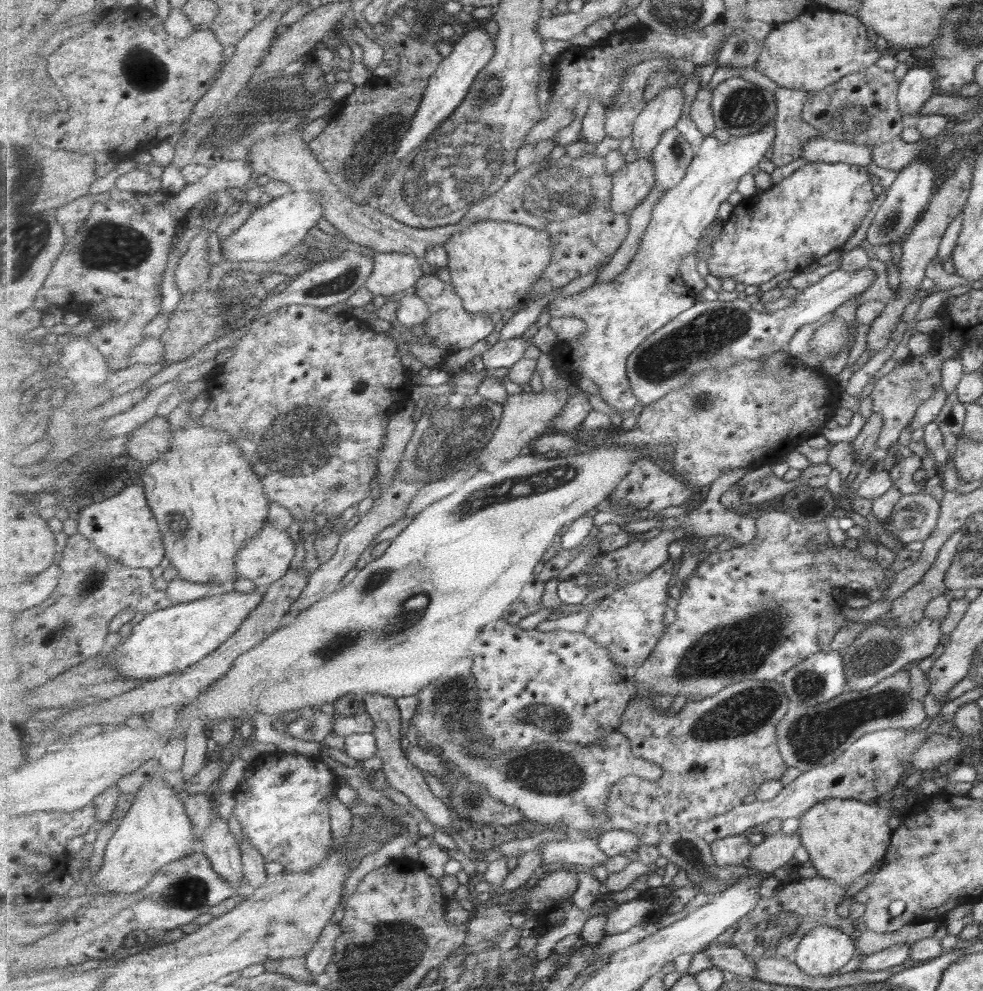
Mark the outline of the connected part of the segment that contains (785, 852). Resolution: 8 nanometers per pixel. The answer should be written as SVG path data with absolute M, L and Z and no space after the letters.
M796 831L790 835L782 832L767 835L762 843L754 846L751 858L747 860L747 867L772 874L778 868L793 866L793 852L799 845L799 835Z

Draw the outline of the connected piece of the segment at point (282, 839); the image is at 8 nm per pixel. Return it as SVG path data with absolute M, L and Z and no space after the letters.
M273 752L257 756L234 793L235 806L232 814L236 817L245 835L261 851L265 862L283 866L282 874L309 872L323 864L332 854L337 842L332 831L332 806L329 796L338 789L337 777L321 756L291 756Z

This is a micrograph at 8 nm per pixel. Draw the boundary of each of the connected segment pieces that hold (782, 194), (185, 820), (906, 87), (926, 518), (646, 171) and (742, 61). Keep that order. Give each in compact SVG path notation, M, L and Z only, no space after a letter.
M804 163L780 183L767 190L759 190L736 204L713 241L708 271L718 279L731 277L734 282L743 285L758 286L781 272L805 269L823 254L835 248L839 250L855 228L865 223L865 214L875 199L871 187L866 167L843 163Z
M159 774L149 777L146 783L109 839L101 871L87 884L96 890L96 897L139 892L169 864L200 852L201 834L195 830L177 790L169 788Z
M918 62L907 69L898 81L898 89L895 91L896 103L901 116L903 114L919 116L918 112L925 100L935 92L934 82L931 70L923 63Z
M927 492L905 494L894 504L887 524L881 530L893 535L905 547L914 540L923 541L937 523L938 502Z
M647 159L625 163L613 176L610 211L629 215L656 186L656 169Z
M761 20L747 21L743 26L731 32L727 44L722 48L716 66L726 66L731 70L755 68L765 39L775 28L774 24Z

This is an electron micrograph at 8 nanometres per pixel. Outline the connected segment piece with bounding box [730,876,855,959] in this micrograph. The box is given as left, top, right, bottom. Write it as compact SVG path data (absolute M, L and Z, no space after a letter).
M817 876L814 878L798 878L788 883L781 883L772 898L766 899L763 897L747 916L737 922L738 929L734 932L730 943L739 950L743 950L749 958L753 959L767 957L792 958L801 937L814 926L830 926L840 930L843 934L850 935L855 930L852 920L850 918L841 918L836 913L836 906L842 900L847 888L848 885L838 885L826 878Z

